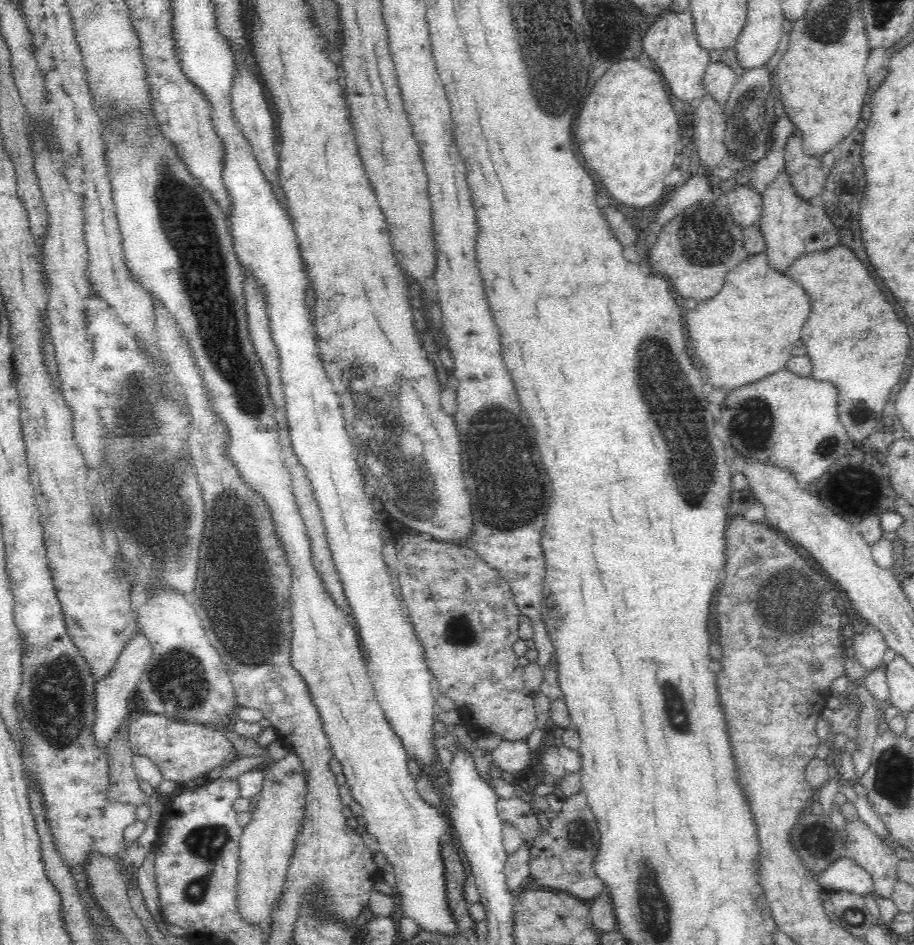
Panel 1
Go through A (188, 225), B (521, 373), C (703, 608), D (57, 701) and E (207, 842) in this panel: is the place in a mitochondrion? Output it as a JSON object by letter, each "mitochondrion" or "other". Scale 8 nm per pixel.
{"A":"mitochondrion","B":"other","C":"other","D":"mitochondrion","E":"mitochondrion"}

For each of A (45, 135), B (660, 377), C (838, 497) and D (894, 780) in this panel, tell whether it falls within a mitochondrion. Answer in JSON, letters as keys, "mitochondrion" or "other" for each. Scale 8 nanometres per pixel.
{"A":"other","B":"mitochondrion","C":"other","D":"mitochondrion"}

